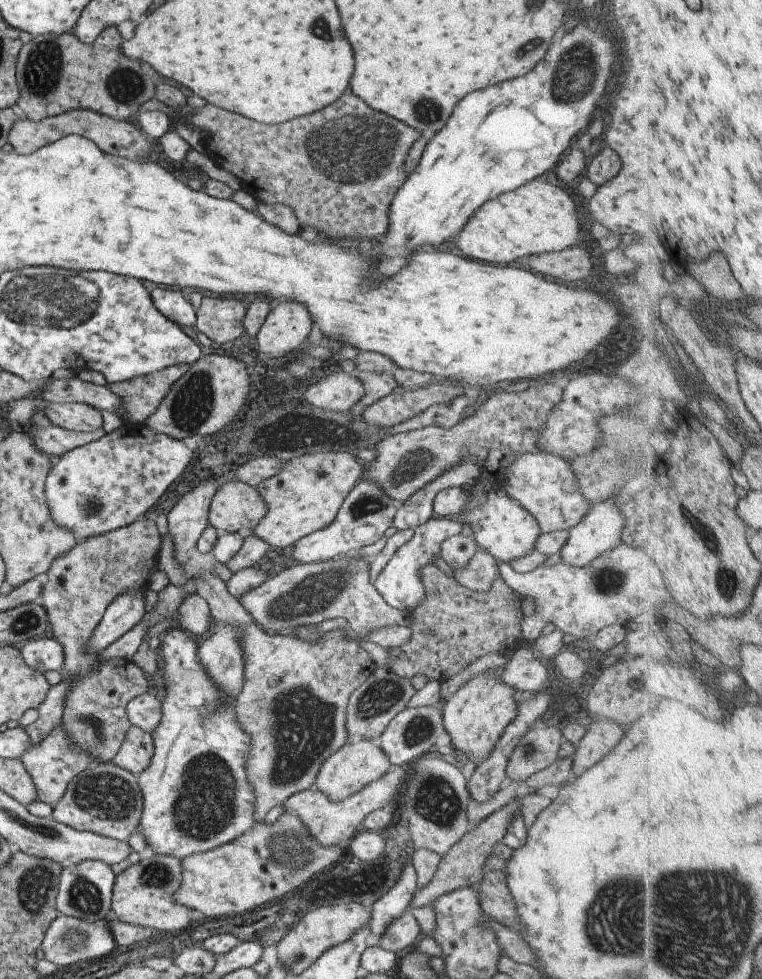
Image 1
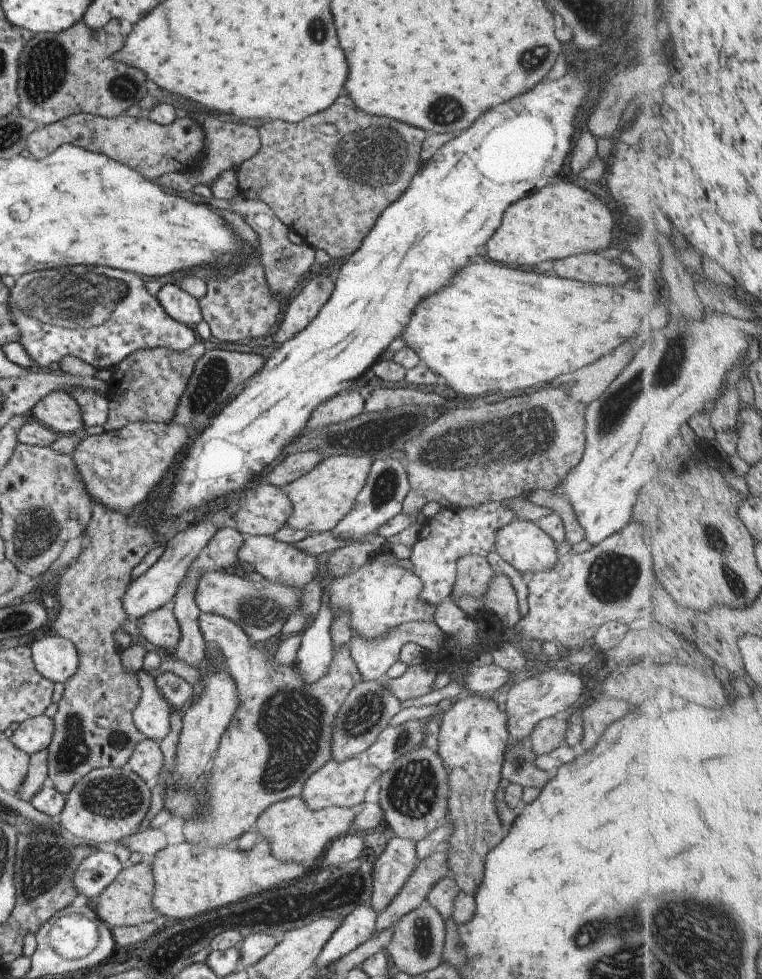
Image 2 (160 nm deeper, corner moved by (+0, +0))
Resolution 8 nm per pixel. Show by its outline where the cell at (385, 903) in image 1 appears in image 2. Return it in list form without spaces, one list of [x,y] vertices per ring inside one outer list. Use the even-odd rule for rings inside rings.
[[[390,835],[383,852],[373,862],[373,886],[371,886],[370,908],[381,913],[383,908],[397,896],[405,880],[409,878],[416,866],[415,844],[413,840],[405,840]]]

